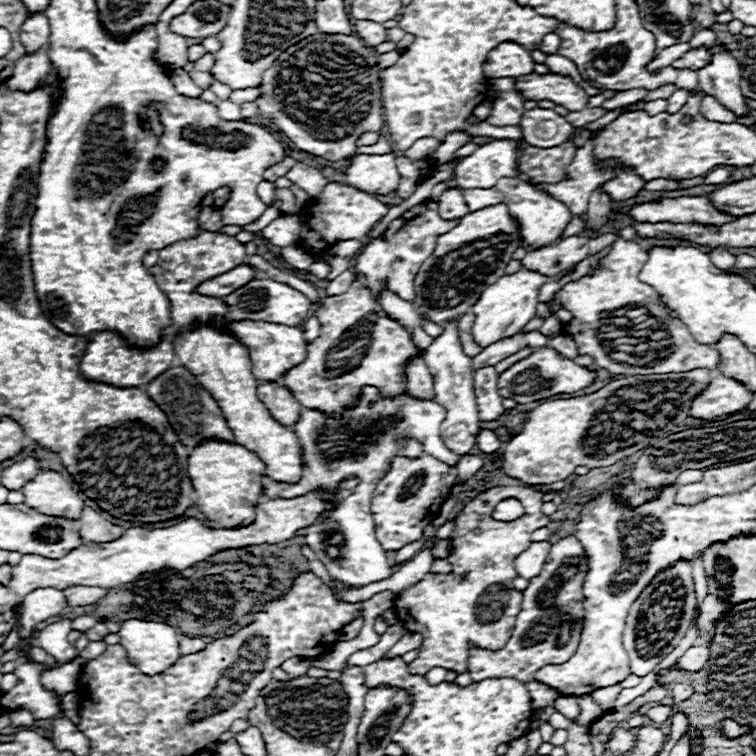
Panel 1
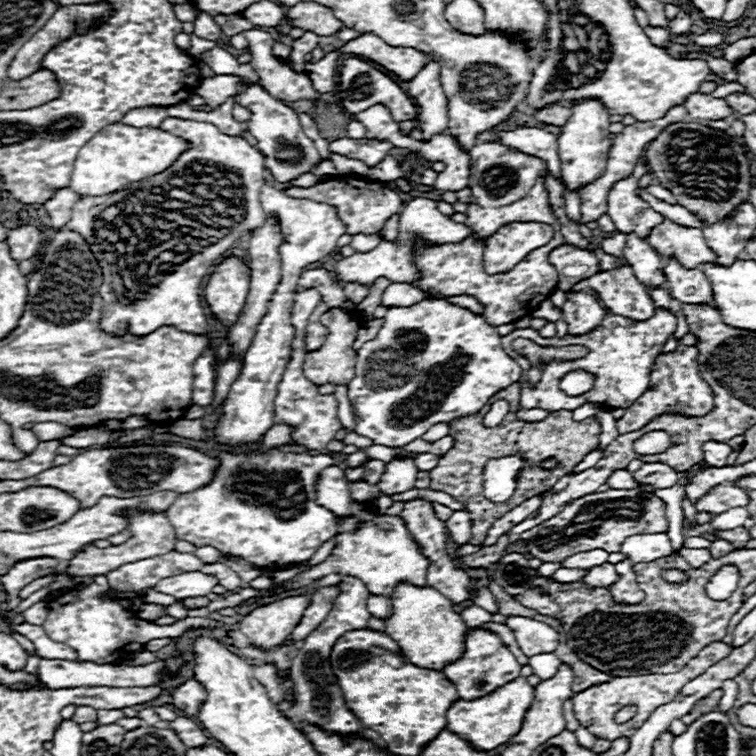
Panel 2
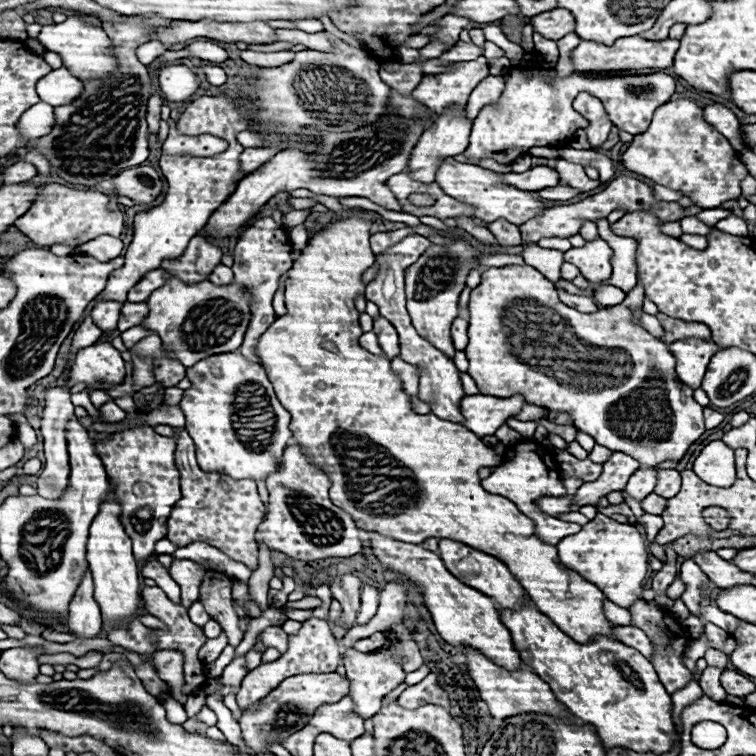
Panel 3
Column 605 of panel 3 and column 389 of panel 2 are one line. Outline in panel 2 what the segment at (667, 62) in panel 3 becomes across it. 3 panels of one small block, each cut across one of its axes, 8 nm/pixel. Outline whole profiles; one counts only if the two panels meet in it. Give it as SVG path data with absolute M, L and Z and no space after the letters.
M362 34L356 40L346 42L342 52L366 56L366 58L374 60L376 64L384 66L386 70L394 72L404 82L410 82L428 64L426 54L422 54L414 48L388 46L382 38L378 38L374 34Z

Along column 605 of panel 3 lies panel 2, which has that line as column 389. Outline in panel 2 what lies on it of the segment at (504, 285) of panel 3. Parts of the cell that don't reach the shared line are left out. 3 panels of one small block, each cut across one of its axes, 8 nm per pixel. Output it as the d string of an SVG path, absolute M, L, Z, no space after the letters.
M424 300L408 308L392 306L376 338L366 342L356 356L356 376L348 384L348 398L356 420L354 432L372 438L374 444L404 446L438 422L480 412L496 392L518 382L520 374L520 366L502 350L496 328L484 316L448 304L446 300Z

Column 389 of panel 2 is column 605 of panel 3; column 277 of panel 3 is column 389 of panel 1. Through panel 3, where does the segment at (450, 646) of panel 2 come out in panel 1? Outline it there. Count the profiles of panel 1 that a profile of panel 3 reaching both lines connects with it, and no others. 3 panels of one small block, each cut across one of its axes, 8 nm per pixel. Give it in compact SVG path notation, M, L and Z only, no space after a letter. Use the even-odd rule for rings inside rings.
M354 280L350 284L348 292L338 294L338 296L328 296L320 303L321 306L316 310L315 316L320 320L321 326L324 327L322 334L306 346L304 362L290 368L282 378L282 384L286 384L286 388L294 394L294 398L298 398L298 402L302 402L304 408L318 408L318 410L322 410L322 412L326 412L334 418L340 418L342 408L356 402L360 386L366 386L366 384L368 386L378 386L382 396L394 396L394 394L406 392L404 362L418 348L412 344L406 328L400 326L396 320L390 320L386 316L382 306L372 298L370 288L366 288L360 280ZM352 330L356 330L356 342L352 346L344 348L342 342L346 340L346 334L352 332Z

